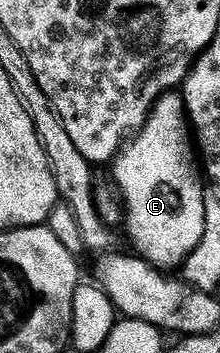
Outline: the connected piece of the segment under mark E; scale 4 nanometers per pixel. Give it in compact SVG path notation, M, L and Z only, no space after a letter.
M179 91L163 92L152 106L146 122L116 153L111 161L112 180L124 199L124 208L128 217L124 224L128 227L128 236L137 253L148 263L161 270L172 270L175 264L192 256L192 247L202 238L204 233L204 184L202 168L194 151L194 140L190 135L190 121L184 106L183 95Z

